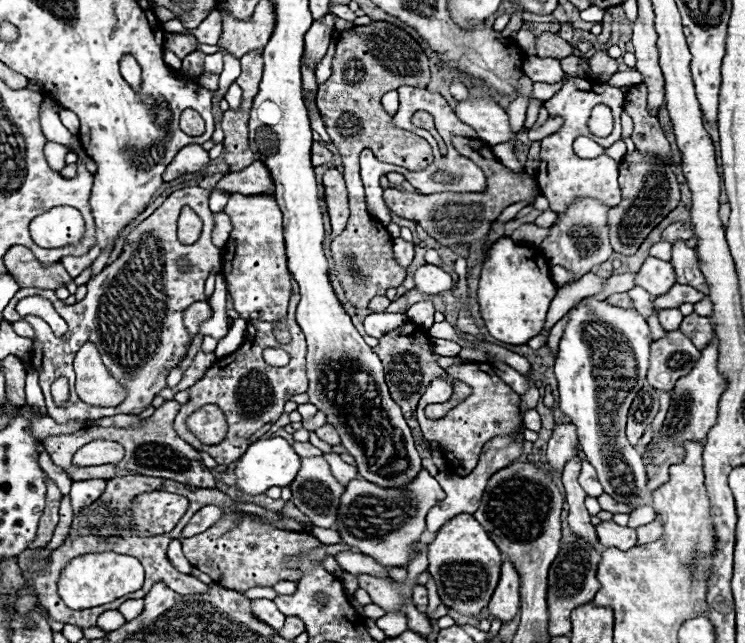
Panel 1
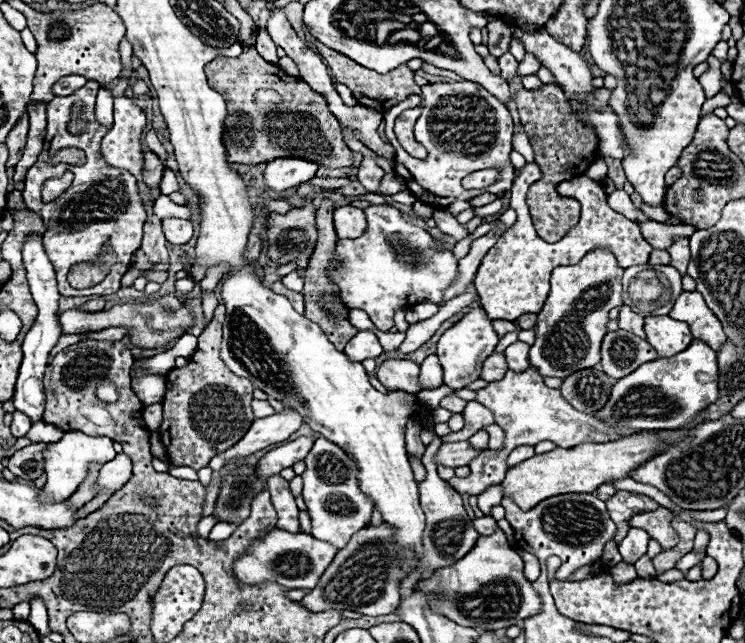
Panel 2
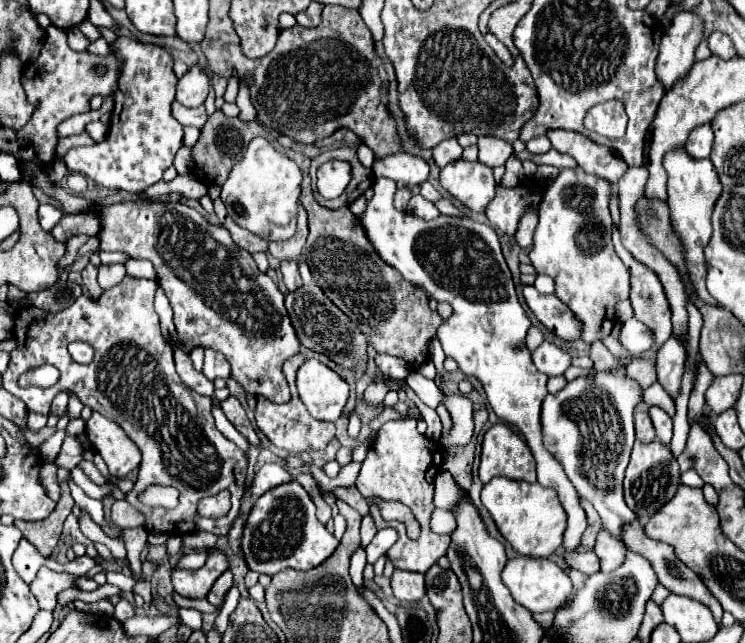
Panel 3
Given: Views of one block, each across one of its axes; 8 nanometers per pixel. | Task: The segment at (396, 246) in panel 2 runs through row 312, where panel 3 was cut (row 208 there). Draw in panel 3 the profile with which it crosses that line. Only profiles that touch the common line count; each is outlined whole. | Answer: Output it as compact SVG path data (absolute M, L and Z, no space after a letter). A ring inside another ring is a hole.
M376 178L374 198L368 200L368 208L362 216L362 226L368 234L368 240L372 242L376 252L388 264L392 264L406 280L424 288L428 298L444 300L454 308L452 316L442 322L442 326L438 328L438 336L436 336L442 344L444 354L448 358L454 358L464 374L476 376L482 382L486 396L488 396L488 402L490 402L492 410L496 412L496 416L508 424L514 424L522 432L522 436L526 438L526 442L528 442L528 446L536 458L538 482L542 486L556 490L556 494L558 494L558 498L560 498L560 502L568 514L568 528L564 532L564 546L562 548L564 550L576 550L576 546L580 546L580 536L586 528L586 516L584 516L584 510L580 508L578 492L574 490L572 482L564 474L562 464L550 452L546 452L546 448L542 444L540 408L542 408L544 396L548 394L546 392L548 376L544 376L542 372L536 370L536 366L530 360L530 350L524 346L524 338L526 338L526 332L530 328L530 318L526 316L524 308L518 302L514 282L512 282L512 274L504 262L500 242L498 242L494 228L480 224L480 222L474 222L470 218L438 216L436 220L420 220L420 218L410 216L406 212L398 212L392 204L394 188L396 186L392 180Z

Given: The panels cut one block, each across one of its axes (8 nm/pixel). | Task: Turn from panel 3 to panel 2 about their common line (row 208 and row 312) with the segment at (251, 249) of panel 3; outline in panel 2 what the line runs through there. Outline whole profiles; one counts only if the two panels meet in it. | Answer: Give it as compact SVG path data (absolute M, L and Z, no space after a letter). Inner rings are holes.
M218 304L212 322L198 336L198 348L190 356L184 368L174 368L166 376L166 396L164 396L164 420L160 426L160 440L168 452L174 466L190 466L194 470L204 468L212 454L228 450L234 446L252 424L252 390L254 386L236 374L232 374L220 362L222 324L226 316L226 306Z

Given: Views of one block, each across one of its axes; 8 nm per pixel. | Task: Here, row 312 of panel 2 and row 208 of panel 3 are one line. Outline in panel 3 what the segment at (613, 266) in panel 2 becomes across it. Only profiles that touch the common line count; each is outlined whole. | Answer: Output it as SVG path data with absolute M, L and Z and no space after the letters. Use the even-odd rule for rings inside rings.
M582 168L562 170L558 178L546 186L542 194L542 202L538 206L540 222L534 232L534 244L530 250L530 260L538 274L548 274L556 282L556 296L570 308L576 320L582 322L582 340L602 340L612 332L614 326L614 306L620 300L628 298L630 292L630 272L618 258L612 246L612 218L608 210L612 184L598 176L588 176Z

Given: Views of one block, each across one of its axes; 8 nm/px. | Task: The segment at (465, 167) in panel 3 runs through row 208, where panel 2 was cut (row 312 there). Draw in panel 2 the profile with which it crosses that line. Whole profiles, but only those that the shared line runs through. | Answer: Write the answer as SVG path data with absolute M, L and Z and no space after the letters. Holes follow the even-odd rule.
M472 310L470 314L466 314L456 326L446 330L438 340L436 354L438 354L440 364L444 368L444 384L450 386L452 390L460 390L460 388L466 388L476 378L480 378L482 364L488 358L488 354L494 352L496 344L498 344L498 336L492 330L486 312Z

